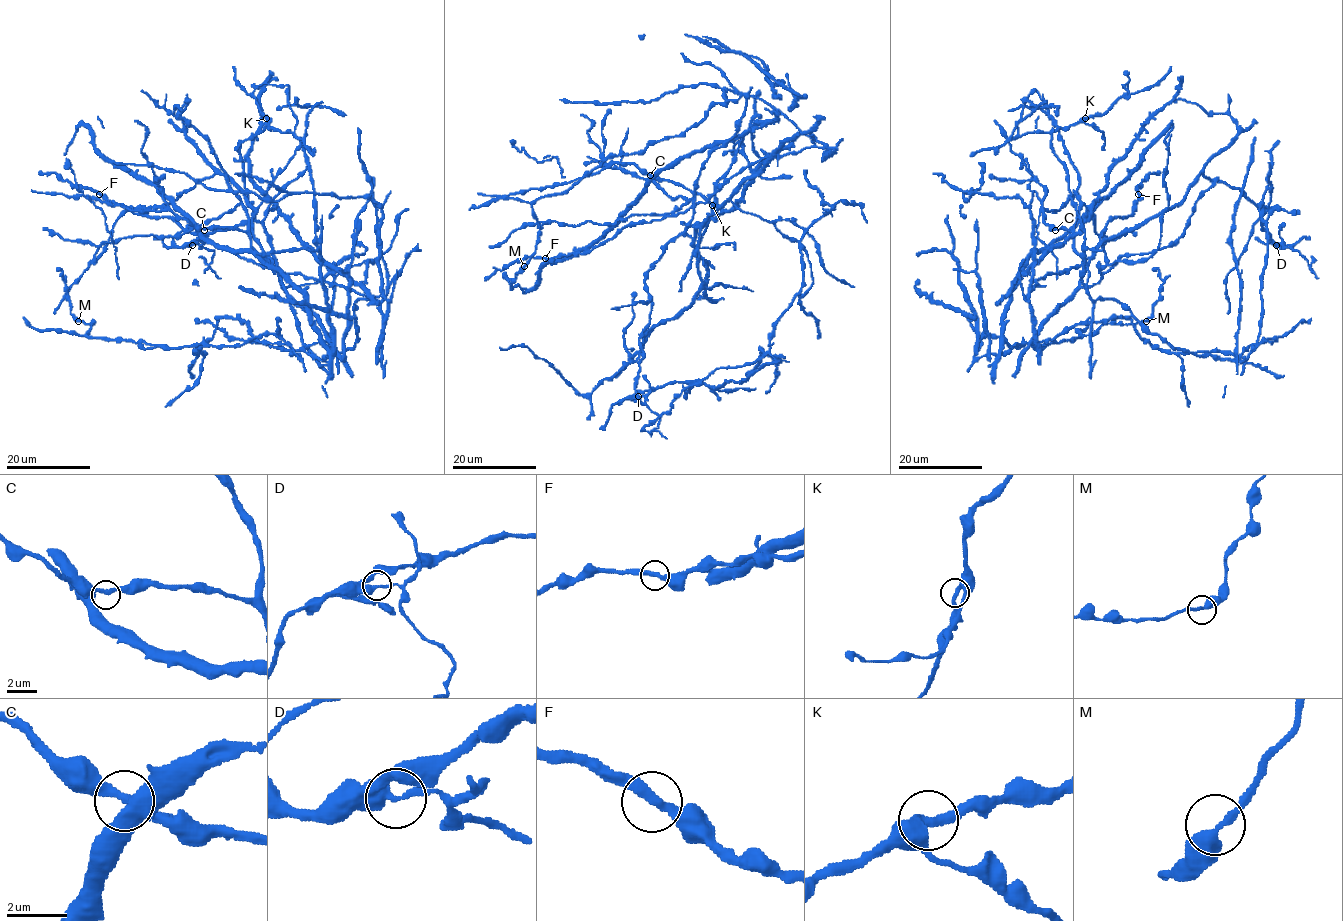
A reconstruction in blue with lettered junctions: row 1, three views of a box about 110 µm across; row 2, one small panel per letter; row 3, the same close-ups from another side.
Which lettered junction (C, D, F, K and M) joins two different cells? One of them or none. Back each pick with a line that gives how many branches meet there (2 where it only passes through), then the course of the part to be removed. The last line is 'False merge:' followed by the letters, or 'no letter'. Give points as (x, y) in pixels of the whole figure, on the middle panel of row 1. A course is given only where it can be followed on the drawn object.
D: 2 branches meet; foreign part runs (638, 396), (644, 396), (645, 404), (660, 418), (655, 429), (667, 438)
False merge: D

